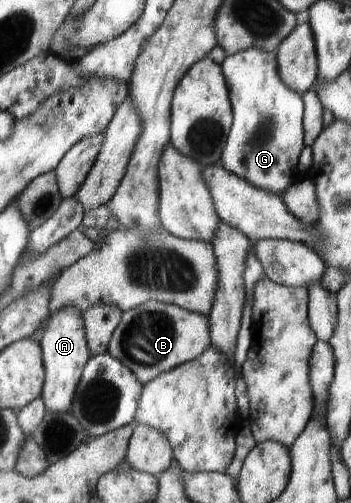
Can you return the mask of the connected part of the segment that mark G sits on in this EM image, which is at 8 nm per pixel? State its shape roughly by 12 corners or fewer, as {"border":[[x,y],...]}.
{"border":[[252,46],[221,66],[220,164],[281,196],[300,177],[302,96]]}

